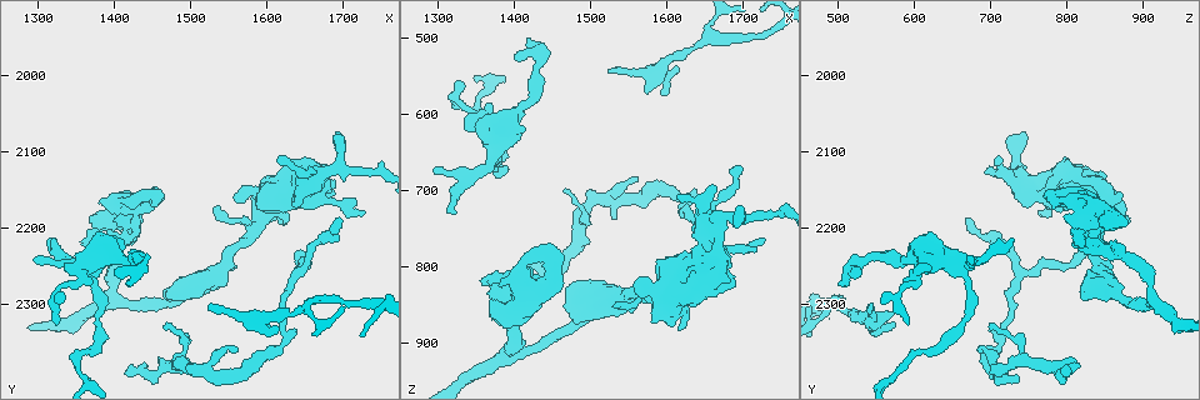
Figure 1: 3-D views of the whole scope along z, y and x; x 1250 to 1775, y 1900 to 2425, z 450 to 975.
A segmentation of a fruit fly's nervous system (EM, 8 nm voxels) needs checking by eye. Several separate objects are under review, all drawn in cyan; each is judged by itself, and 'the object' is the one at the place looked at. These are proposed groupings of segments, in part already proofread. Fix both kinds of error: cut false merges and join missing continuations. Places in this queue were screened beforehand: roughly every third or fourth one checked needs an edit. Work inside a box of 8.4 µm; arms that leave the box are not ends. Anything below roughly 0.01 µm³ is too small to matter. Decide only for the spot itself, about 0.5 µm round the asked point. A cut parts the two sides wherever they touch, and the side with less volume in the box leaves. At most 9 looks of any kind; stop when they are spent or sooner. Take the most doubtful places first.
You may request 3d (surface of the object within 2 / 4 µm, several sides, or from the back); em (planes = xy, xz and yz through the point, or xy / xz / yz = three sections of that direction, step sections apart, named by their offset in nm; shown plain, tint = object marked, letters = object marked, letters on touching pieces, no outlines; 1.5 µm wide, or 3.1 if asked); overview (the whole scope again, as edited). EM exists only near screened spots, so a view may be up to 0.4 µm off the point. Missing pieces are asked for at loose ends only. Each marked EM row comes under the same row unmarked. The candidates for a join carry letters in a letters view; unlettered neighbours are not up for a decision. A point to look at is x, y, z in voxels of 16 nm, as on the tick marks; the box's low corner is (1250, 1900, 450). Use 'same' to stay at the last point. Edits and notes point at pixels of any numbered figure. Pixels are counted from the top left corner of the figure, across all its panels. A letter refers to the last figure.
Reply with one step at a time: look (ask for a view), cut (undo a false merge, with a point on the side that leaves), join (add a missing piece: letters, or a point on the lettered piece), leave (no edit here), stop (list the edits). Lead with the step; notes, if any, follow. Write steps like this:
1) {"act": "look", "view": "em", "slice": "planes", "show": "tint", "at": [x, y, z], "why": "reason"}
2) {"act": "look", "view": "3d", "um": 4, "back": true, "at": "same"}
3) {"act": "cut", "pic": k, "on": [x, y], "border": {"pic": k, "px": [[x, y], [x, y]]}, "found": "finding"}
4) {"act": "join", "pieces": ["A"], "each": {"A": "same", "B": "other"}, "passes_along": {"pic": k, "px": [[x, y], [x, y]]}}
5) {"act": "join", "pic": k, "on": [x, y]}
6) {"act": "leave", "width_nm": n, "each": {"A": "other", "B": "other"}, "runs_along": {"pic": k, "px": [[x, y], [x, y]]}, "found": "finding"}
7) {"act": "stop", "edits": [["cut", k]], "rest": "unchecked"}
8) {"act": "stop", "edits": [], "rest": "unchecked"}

{"act": "look", "view": "em", "slice": "planes", "show": "letters", "at": [1320, 2290, 575], "why": "sharp bend"}

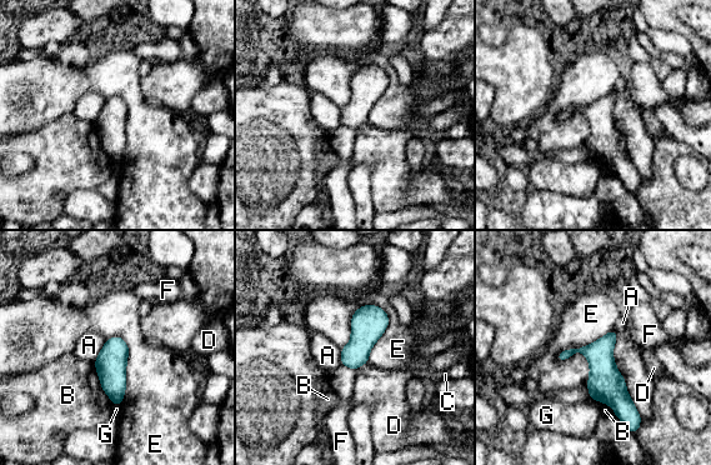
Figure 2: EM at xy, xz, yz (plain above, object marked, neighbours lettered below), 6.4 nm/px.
{"act": "leave", "width_nm": 180, "each": {"A": "other", "B": "other", "C": "other", "D": "other", "E": "other", "F": "other", "G": "other"}, "found": "continuous, no second neuron"}

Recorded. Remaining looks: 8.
{"act": "look", "view": "em", "slice": "planes", "show": "letters", "at": [1420, 2270, 500], "why": "free end"}

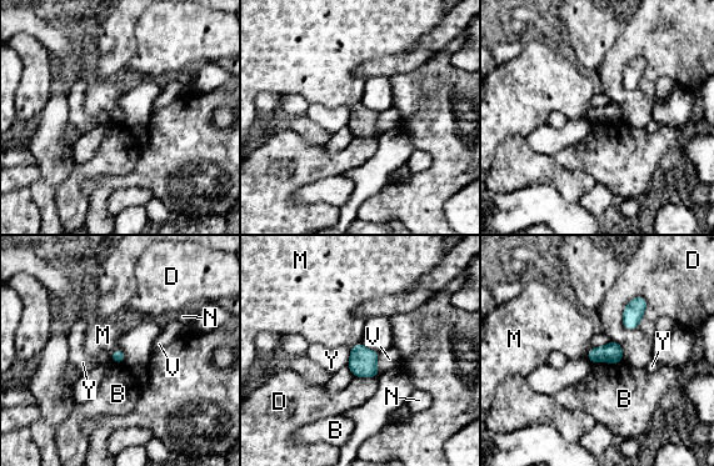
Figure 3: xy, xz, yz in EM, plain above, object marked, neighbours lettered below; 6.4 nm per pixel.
{"act": "leave", "each": {"B": "other", "D": "other", "M": "other", "N": "other", "V": "other", "Y": "other"}, "border": {"pic": 3, "px": [[360, 341], [350, 349]]}, "found": "no lettered piece goes on from it"}

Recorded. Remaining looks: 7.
{"act": "look", "view": "3d", "um": 4, "at": [1595, 2170, 795], "why": "free end"}

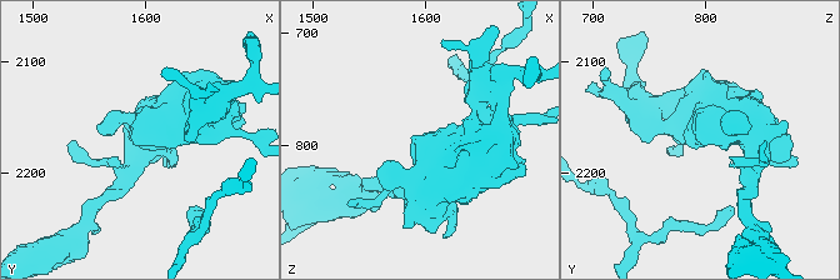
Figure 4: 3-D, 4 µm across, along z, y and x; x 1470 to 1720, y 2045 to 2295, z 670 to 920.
{"act": "look", "view": "em", "slice": "planes", "show": "letters", "at": [1596, 2176, 798], "why": "shape alone is not enough"}

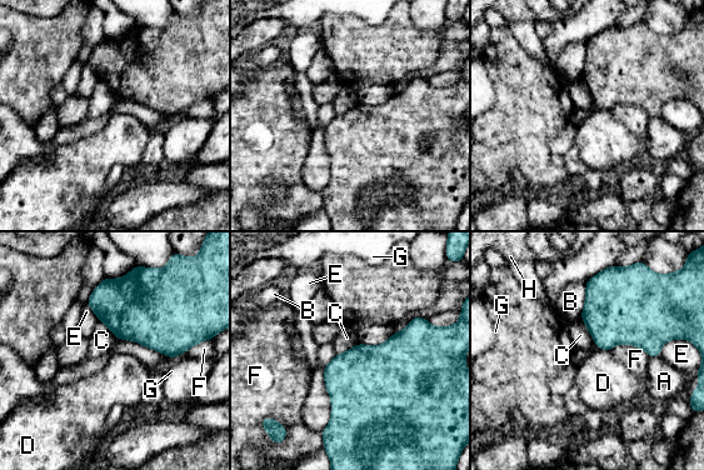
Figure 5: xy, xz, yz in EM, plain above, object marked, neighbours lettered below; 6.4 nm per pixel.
{"act": "leave", "longest_contact_nm": ["F", 280], "each": {"A": "other", "B": "other", "C": "other", "D": "other", "E": "other", "F": "other", "G": "other", "H": "other"}, "found": "none of them fits"}

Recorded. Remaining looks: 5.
{"act": "look", "view": "3d", "um": 2, "back": true, "at": [1725, 2175, 765]}

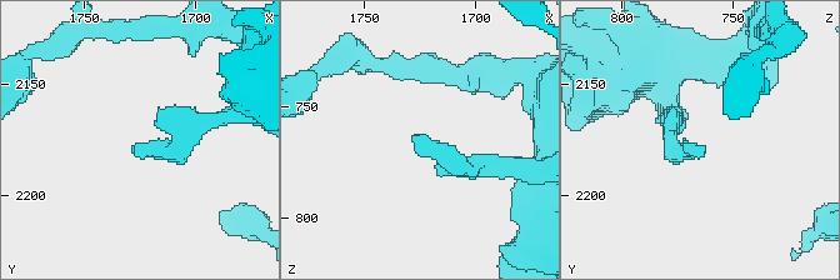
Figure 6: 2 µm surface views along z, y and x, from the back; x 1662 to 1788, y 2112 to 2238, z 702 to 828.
{"act": "look", "view": "em", "slice": "planes", "show": "letters", "at": [1728, 2178, 764], "why": "now the EM"}

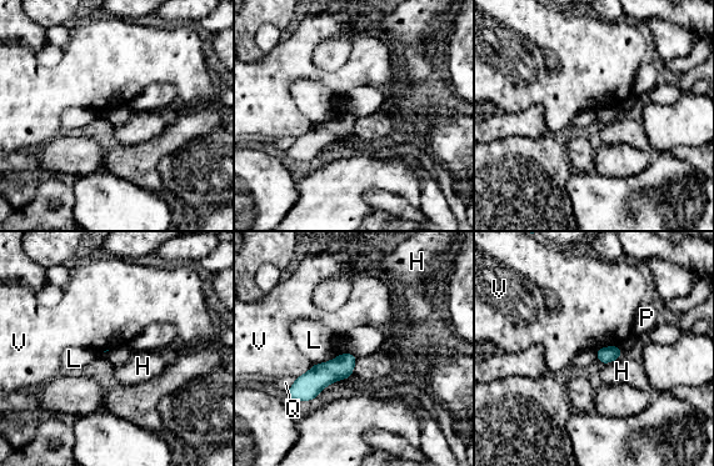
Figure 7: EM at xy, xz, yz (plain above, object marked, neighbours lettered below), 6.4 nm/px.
{"act": "leave", "each": {"H": "other", "L": "other", "P": "other", "Q": "other", "V": "other"}, "runs_along": {"pic": 7, "px": [[351, 359], [303, 390], [290, 392]]}, "found": "no lettered piece goes on from it"}

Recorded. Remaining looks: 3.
{"act": "stop", "edits": [], "rest": "unchecked"}

